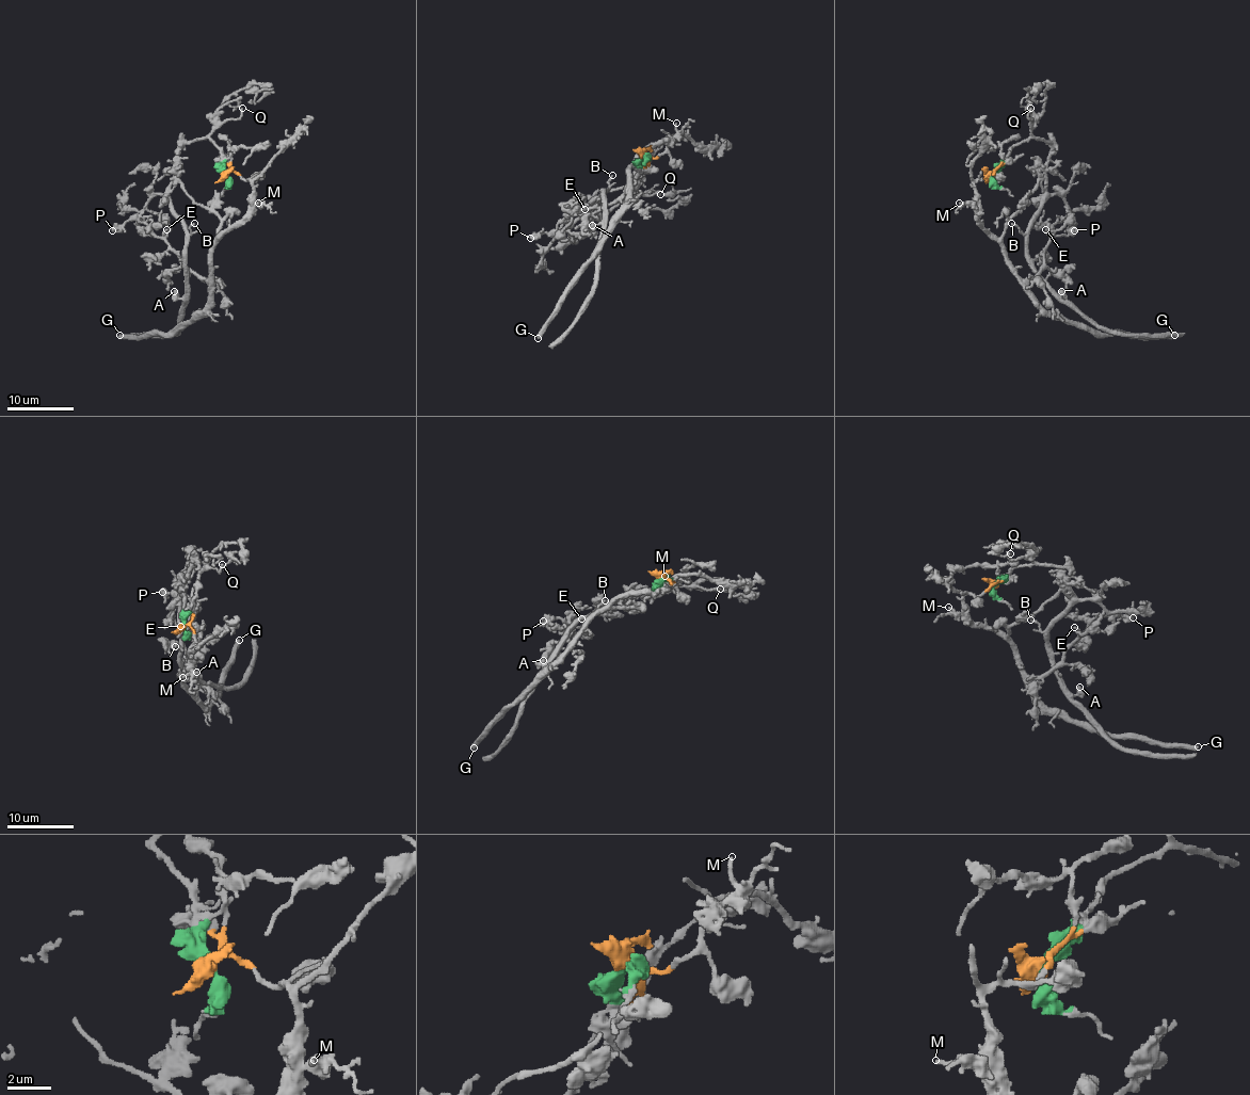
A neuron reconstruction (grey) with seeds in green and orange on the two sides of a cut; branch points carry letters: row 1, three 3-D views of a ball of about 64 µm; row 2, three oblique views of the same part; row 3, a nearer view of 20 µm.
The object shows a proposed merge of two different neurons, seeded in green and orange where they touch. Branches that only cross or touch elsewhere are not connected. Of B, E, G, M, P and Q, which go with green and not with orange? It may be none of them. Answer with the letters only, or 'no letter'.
B, P, Q

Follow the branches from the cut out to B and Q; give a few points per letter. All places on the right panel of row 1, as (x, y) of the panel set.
B: (992, 174), (1012, 147), (1024, 141), (1037, 138), (1050, 144), (1043, 204), (1024, 234), (1012, 224)
Q: (992, 174), (1012, 147), (1030, 135), (1030, 108)

